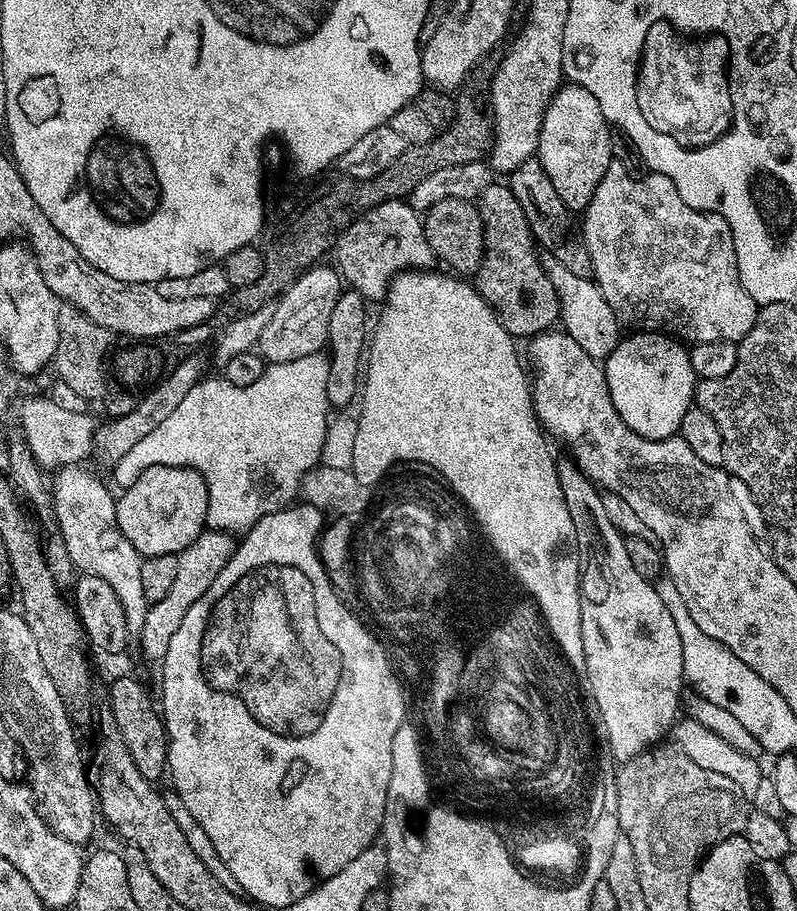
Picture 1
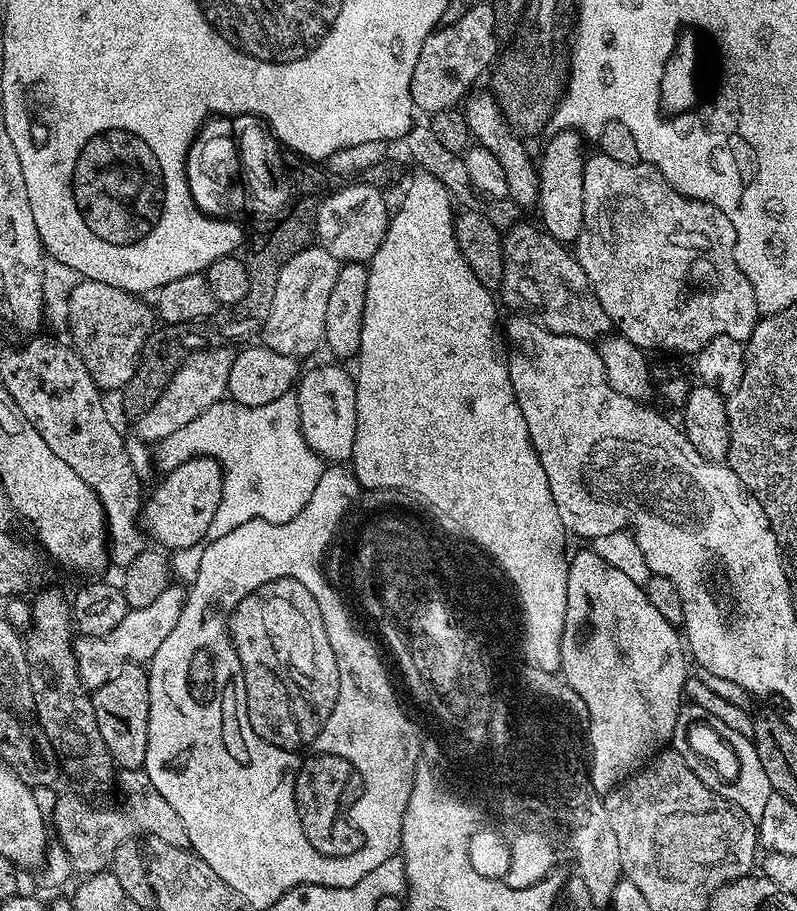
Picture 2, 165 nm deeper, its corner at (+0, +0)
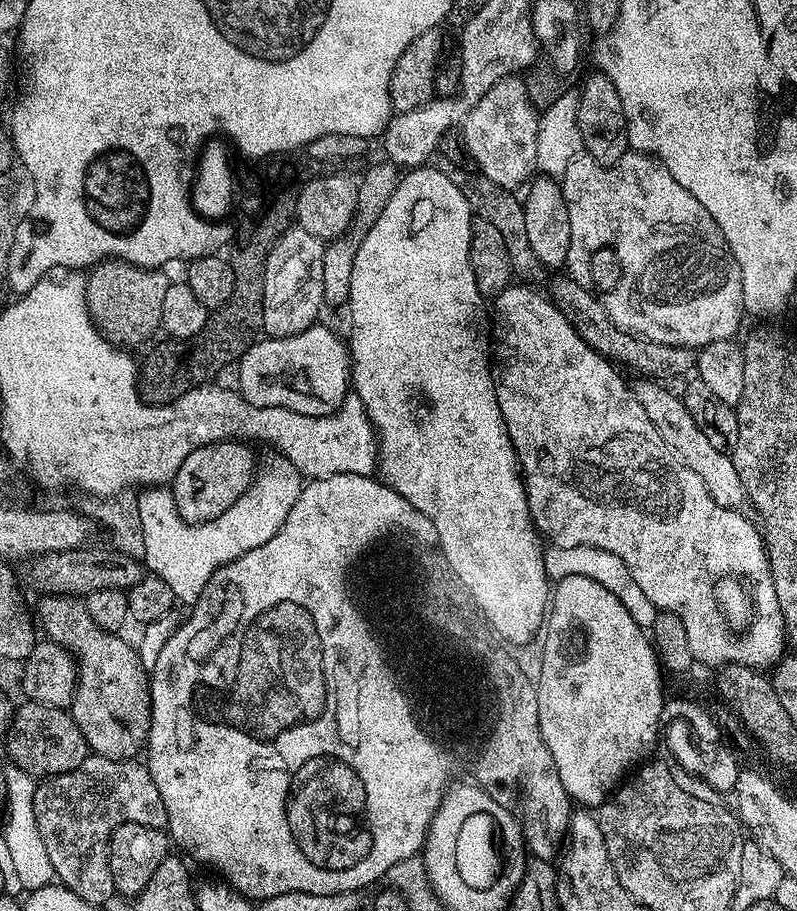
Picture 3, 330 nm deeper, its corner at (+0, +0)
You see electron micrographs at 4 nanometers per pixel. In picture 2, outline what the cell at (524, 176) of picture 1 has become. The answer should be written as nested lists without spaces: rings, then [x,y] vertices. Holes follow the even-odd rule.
[[[474,88],[469,92],[463,102],[462,111],[466,118],[467,128],[473,139],[483,148],[490,150],[498,159],[498,164],[505,171],[508,195],[522,210],[532,209],[539,201],[540,180],[539,169],[528,154],[527,143],[519,136],[513,135],[501,113],[497,100],[494,99],[489,89],[479,90]]]

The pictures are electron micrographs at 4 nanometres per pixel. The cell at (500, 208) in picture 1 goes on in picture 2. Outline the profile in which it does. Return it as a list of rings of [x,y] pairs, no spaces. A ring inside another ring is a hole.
[[[517,222],[513,228],[507,229],[503,233],[502,239],[504,241],[504,265],[502,266],[502,282],[500,283],[498,289],[499,299],[502,301],[504,299],[504,304],[508,308],[513,308],[513,313],[523,314],[525,317],[531,318],[535,323],[541,324],[548,332],[553,332],[554,334],[562,334],[563,336],[573,336],[574,338],[582,338],[583,340],[589,342],[596,342],[601,339],[605,334],[611,333],[613,331],[614,325],[612,319],[606,314],[606,310],[602,310],[602,302],[598,302],[598,298],[594,294],[592,289],[592,284],[586,278],[586,274],[582,270],[579,260],[576,259],[575,255],[565,245],[559,244],[549,232],[545,232],[543,227],[537,226],[535,223],[524,224],[525,222]]]

